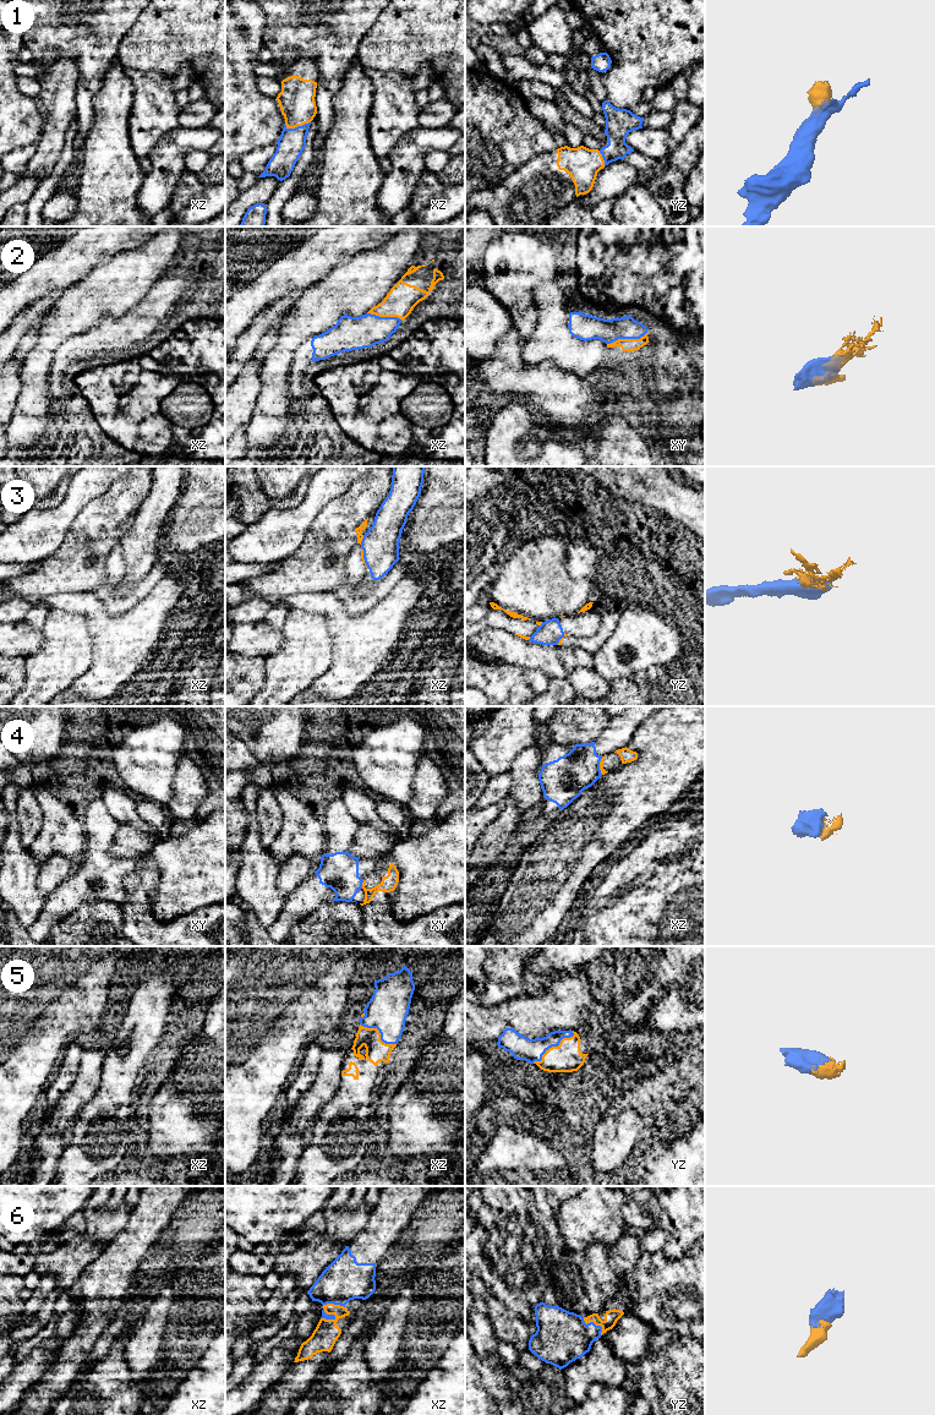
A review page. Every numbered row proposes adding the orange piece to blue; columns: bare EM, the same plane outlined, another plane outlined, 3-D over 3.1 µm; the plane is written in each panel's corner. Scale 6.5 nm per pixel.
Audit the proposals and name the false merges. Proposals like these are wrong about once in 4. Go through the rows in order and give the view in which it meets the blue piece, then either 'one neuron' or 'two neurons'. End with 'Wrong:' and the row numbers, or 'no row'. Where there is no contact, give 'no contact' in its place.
1: contact in xz; one neuron
2: contact in xy; one neuron
3: contact in xz; two neurons
4: contact in xy; two neurons
5: contact in yz; one neuron
6: contact in yz; one neuron
Wrong: 3, 4

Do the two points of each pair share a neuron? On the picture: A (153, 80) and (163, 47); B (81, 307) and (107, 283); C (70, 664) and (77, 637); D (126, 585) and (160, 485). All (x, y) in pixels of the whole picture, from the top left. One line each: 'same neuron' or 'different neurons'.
A: different neurons
B: same neuron
C: same neuron
D: same neuron

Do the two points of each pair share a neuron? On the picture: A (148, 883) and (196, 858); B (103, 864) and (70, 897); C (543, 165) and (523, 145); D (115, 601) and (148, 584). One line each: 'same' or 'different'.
A: different
B: same
C: different
D: same

